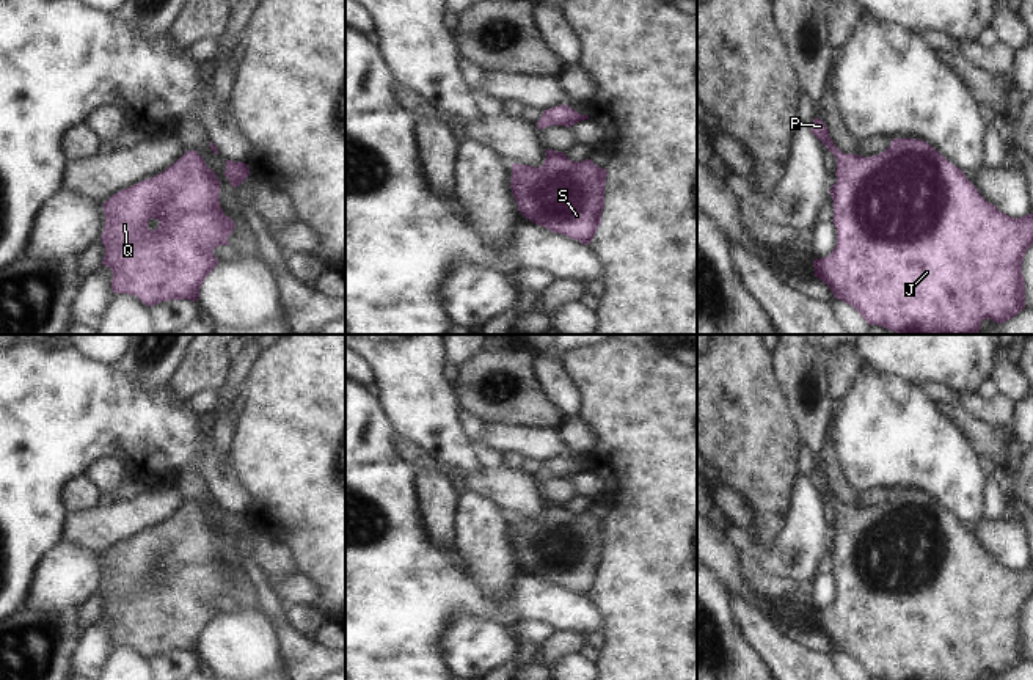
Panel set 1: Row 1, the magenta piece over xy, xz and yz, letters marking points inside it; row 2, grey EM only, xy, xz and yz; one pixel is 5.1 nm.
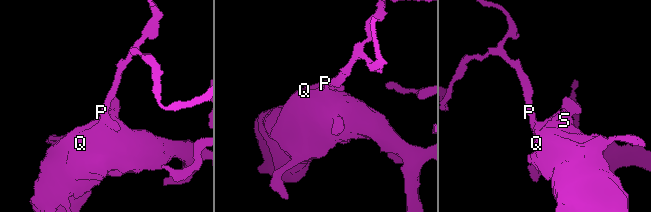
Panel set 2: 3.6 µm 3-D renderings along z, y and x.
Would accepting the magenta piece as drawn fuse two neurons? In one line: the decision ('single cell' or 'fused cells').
single cell

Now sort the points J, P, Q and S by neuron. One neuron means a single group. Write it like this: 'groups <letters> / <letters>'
groups J P Q S

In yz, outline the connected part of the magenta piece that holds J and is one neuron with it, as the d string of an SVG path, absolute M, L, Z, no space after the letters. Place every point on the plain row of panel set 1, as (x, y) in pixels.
M815 470L810 481L837 510L837 534L830 539L830 548L834 553L832 573L837 579L837 597L827 609L813 611L815 628L830 639L835 650L851 656L868 677L879 677L884 680L980 680L984 671L1003 675L1025 660L1022 614L1027 601L1033 597L1033 565L1014 570L1000 564L997 558L987 554L980 547L962 521L948 514L939 503L923 492L893 490L884 504L863 509L841 504L830 492L829 482L821 471Z

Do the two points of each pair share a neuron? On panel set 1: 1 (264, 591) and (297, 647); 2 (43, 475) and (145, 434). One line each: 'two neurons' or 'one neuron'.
1: one neuron
2: one neuron

